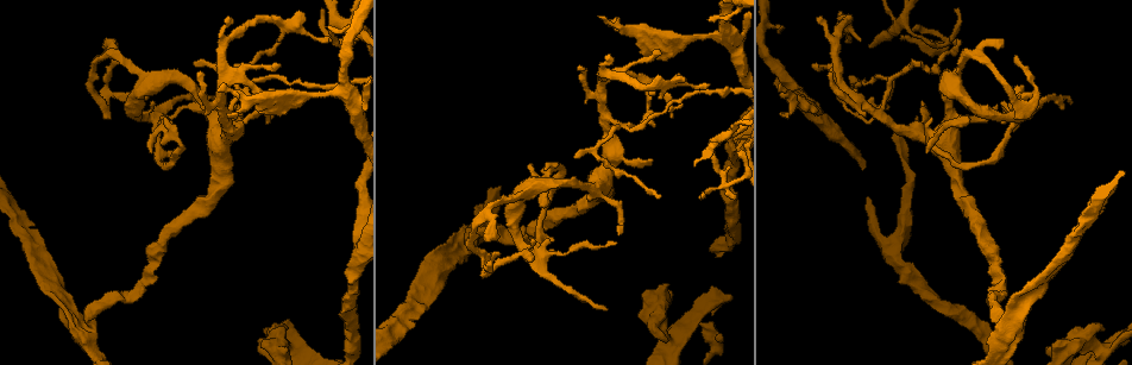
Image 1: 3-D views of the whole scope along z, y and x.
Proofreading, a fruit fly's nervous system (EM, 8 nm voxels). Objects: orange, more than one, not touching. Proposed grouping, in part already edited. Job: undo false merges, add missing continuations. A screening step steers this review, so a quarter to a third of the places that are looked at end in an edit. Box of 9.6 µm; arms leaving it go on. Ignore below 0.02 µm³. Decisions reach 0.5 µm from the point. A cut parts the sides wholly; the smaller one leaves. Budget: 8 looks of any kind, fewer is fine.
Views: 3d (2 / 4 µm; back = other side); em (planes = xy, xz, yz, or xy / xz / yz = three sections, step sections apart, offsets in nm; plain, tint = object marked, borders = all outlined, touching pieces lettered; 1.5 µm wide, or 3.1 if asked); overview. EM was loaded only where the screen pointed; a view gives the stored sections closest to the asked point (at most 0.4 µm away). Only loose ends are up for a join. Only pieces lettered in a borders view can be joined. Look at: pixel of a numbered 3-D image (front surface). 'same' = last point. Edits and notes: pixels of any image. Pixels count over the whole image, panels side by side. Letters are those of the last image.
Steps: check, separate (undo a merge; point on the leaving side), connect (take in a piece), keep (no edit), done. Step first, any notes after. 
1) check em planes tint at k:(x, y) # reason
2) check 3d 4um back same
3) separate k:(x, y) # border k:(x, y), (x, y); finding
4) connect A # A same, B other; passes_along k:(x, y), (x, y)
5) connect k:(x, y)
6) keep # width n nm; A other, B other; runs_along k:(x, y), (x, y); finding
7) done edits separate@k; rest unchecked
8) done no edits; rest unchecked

check 3d 2um at 1:(841, 12) # free end

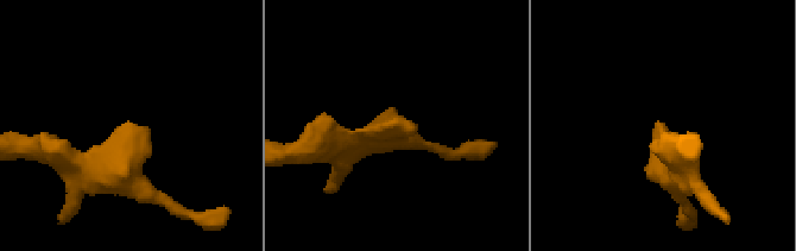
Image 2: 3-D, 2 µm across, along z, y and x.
check em planes borders at 2:(413, 128) # need the tissue

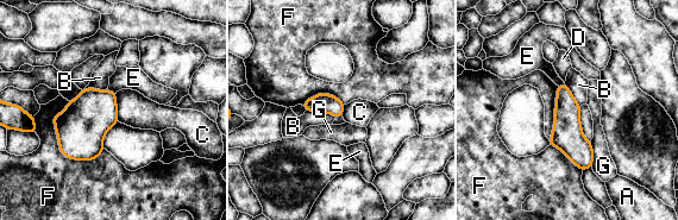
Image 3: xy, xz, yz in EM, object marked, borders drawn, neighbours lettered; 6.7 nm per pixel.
keep # longest_contact F 440 nm; A other, B other, C other, D other, E other, F other, G other; no lettered piece goes on from it

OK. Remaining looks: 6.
check 3d 4um at 1:(274, 89) # branch stops here

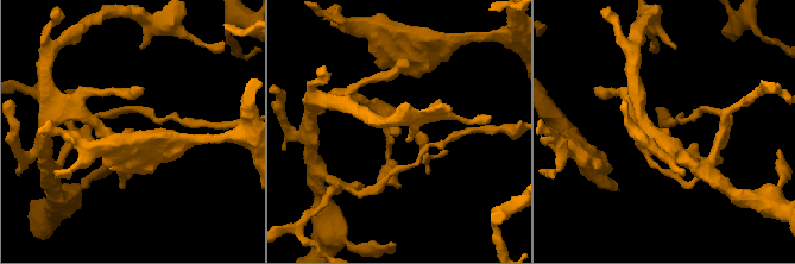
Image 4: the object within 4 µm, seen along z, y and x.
check em planes borders at 4:(670, 134) # now the EM

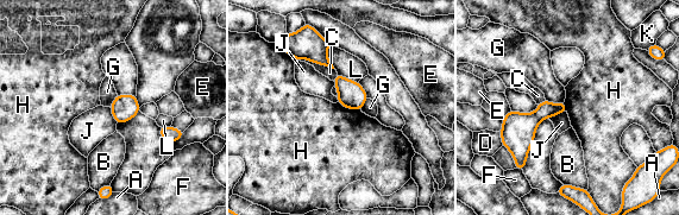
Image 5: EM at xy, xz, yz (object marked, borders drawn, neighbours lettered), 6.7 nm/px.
keep # longest_contact C 280 nm; A other, B other, C other, D other, E other, F other, G other, H other, J other, K other, L other; border 5:(337, 102), (360, 111); no lettered piece goes on from it

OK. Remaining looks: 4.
check em xz step 8 tint at 1:(608, 309)

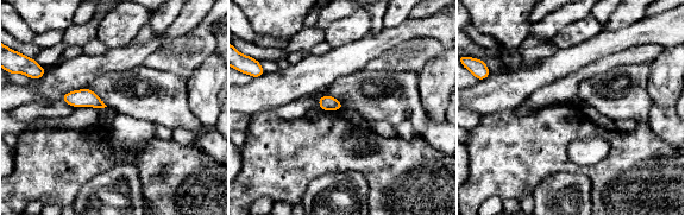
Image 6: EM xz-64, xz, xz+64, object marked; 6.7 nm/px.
check em xz step 8 borders same

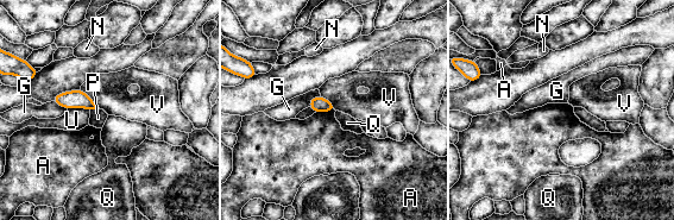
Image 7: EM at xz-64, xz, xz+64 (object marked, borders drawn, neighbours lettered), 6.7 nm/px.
keep # width 90 nm; A other, G other, N other, P other, Q other, U other, V other; border 7:(80, 89), (99, 107); no lettered piece goes on from it

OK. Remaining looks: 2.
done no edits; rest unchecked

